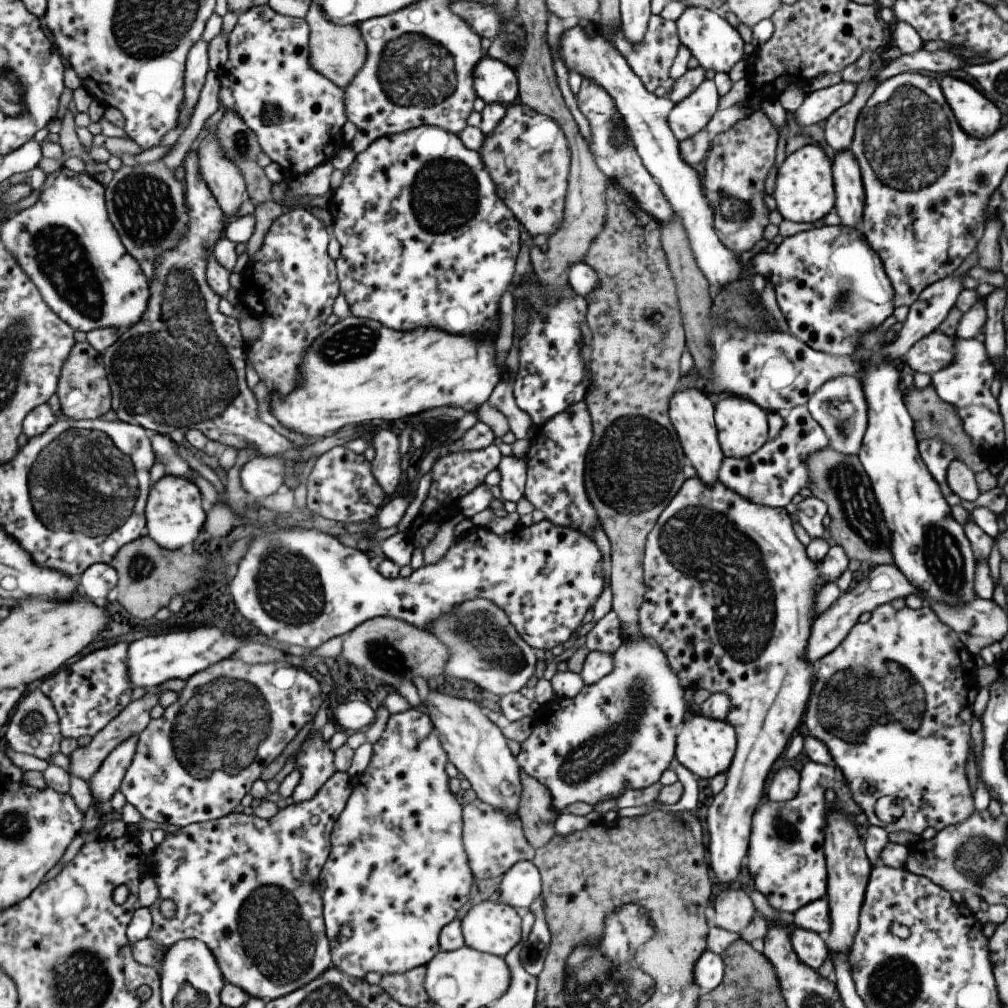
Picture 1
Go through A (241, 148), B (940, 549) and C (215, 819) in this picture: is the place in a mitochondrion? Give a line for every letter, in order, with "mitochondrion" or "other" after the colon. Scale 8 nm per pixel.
A: mitochondrion
B: mitochondrion
C: other

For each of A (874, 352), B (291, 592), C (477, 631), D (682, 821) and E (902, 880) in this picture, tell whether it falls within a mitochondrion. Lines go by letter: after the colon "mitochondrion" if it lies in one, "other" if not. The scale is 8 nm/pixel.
A: other
B: mitochondrion
C: mitochondrion
D: other
E: other

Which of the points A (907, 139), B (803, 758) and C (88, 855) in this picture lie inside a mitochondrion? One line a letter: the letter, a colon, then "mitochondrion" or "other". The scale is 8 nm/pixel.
A: mitochondrion
B: other
C: other

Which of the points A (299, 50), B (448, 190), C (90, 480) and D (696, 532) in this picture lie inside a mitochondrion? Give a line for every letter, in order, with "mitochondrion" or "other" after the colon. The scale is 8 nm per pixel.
A: other
B: mitochondrion
C: mitochondrion
D: mitochondrion

